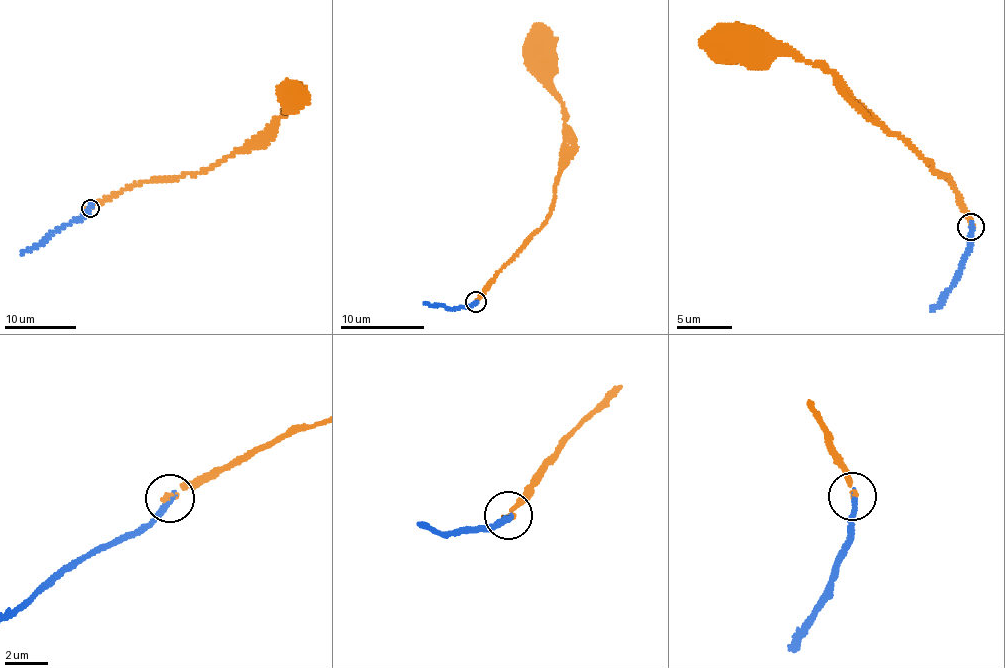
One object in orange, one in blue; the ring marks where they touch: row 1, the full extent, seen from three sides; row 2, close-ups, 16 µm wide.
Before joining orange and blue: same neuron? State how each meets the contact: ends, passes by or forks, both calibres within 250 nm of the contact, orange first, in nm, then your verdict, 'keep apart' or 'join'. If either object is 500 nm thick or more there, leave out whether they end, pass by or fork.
orange ends; blue ends; calibres 190 and 320 nm; join

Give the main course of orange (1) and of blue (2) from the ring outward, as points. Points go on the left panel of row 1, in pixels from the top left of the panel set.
1: (90, 208), (142, 182), (198, 173), (227, 157), (273, 127), (286, 111), (289, 103), (285, 99), (289, 96)
2: (90, 208), (22, 253)

